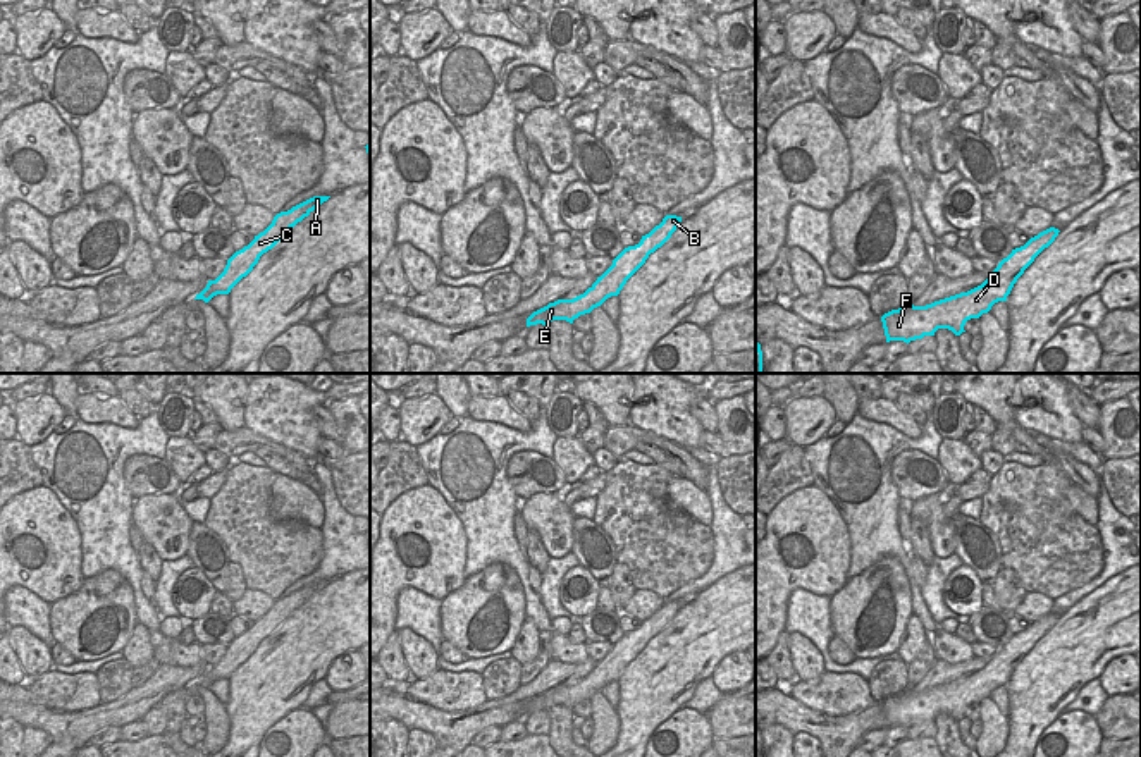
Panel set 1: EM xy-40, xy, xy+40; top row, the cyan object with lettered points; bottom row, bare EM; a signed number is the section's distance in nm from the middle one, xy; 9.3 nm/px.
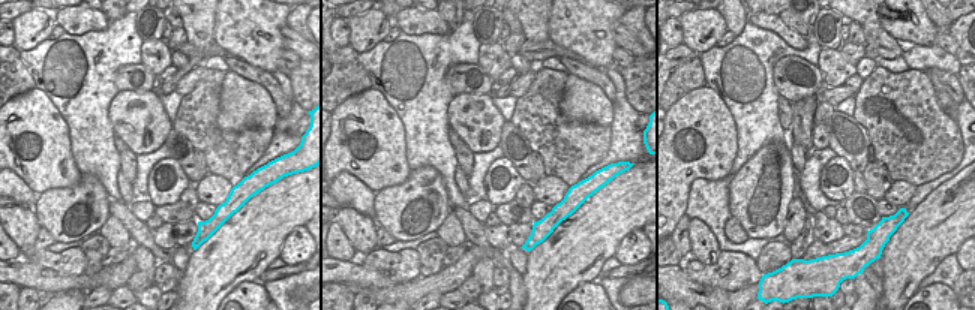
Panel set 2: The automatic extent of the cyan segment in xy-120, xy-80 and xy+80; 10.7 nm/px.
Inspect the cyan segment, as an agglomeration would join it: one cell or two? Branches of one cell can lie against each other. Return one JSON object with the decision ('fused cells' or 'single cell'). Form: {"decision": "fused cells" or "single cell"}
{"decision": "single cell"}

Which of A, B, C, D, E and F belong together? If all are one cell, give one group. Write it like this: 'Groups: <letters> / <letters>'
Groups: A B C D E F.

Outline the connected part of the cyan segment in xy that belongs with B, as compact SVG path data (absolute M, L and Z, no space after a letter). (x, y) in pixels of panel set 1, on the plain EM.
M666 600L659 611L649 619L642 621L640 628L625 633L613 650L580 681L573 685L558 685L547 692L533 697L527 704L530 711L547 711L552 705L566 705L573 709L580 700L590 699L601 692L608 683L618 681L626 666L645 649L651 638L661 633L680 611L682 602Z

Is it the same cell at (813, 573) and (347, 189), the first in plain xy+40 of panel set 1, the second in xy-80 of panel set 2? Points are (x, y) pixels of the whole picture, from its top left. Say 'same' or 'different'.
different

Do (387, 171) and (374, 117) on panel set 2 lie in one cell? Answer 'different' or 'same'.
same

